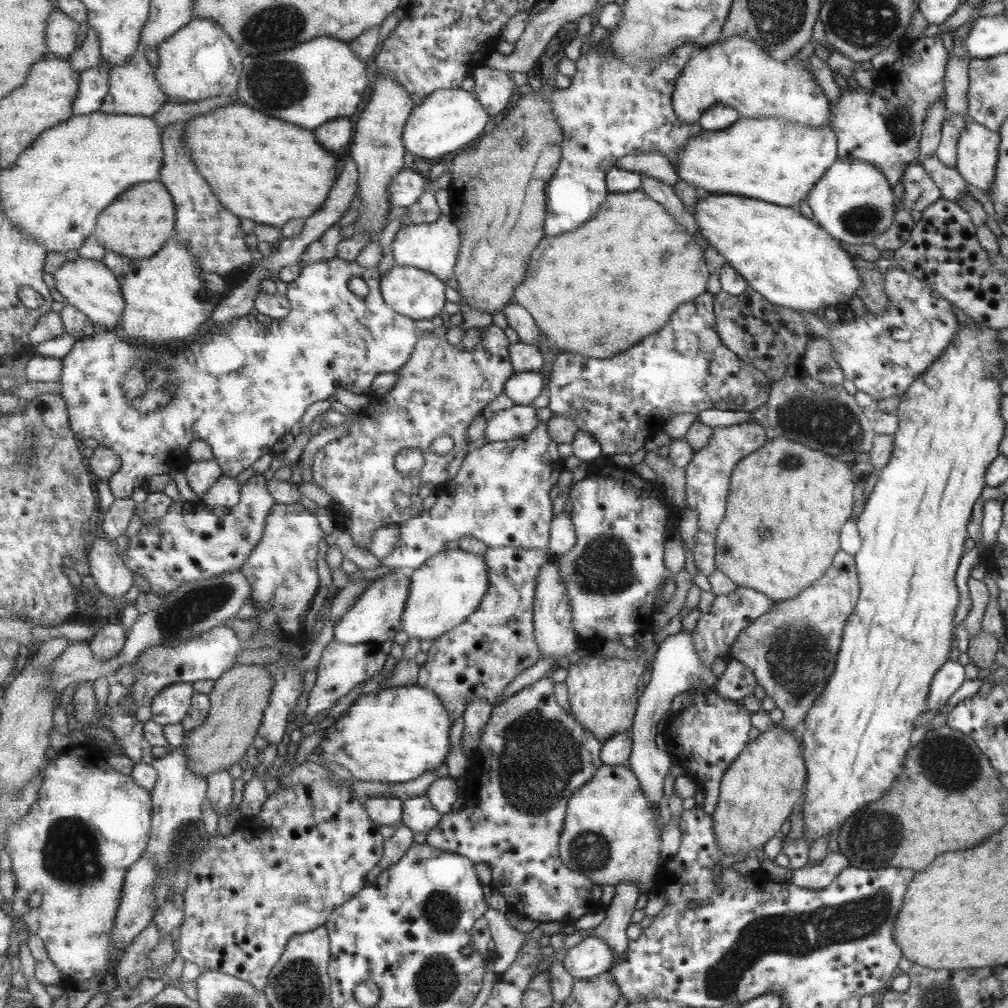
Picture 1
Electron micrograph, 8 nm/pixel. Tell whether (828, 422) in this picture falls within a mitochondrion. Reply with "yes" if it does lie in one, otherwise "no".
yes

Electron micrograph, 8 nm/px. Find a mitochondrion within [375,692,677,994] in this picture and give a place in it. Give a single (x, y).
(532, 740)

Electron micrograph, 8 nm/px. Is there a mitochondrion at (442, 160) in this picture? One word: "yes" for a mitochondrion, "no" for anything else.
no

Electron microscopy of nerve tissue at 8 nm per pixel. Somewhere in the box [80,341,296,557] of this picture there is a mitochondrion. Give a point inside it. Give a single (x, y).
(148, 388)

